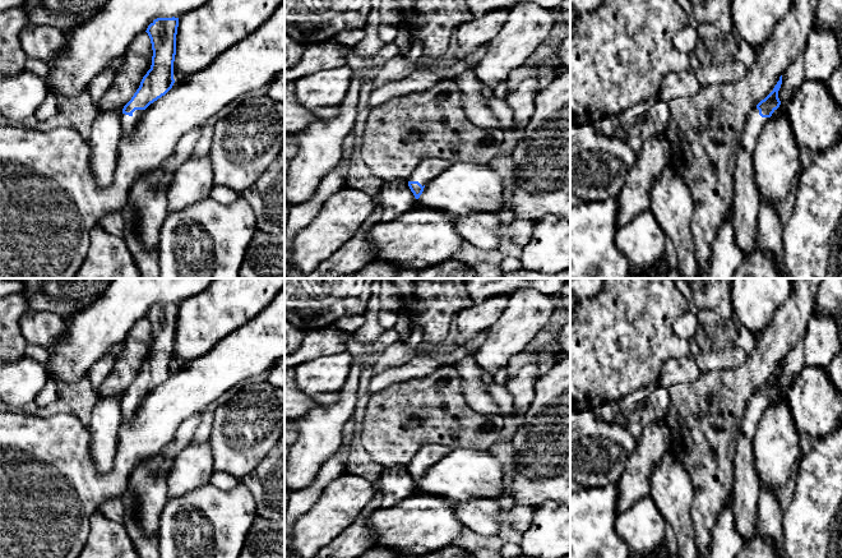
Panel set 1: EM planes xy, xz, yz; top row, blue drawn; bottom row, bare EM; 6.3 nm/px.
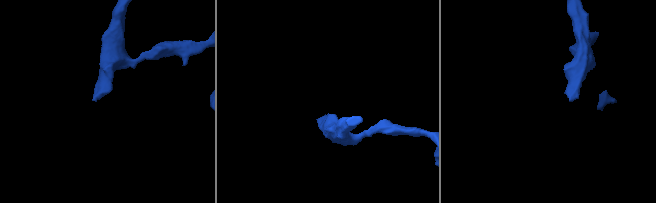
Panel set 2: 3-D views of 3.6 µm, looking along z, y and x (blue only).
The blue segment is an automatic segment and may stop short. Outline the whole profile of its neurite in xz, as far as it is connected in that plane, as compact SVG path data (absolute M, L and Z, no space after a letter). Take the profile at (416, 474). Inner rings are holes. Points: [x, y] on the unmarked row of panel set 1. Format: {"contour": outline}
{"contour": "M425 444L416 453L412 461L407 465L408 472L415 484L418 485L424 478L425 471L439 462L450 452L450 448L444 444Z"}

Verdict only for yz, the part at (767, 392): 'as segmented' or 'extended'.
extended

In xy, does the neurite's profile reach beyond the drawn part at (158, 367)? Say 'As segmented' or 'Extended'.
Extended

